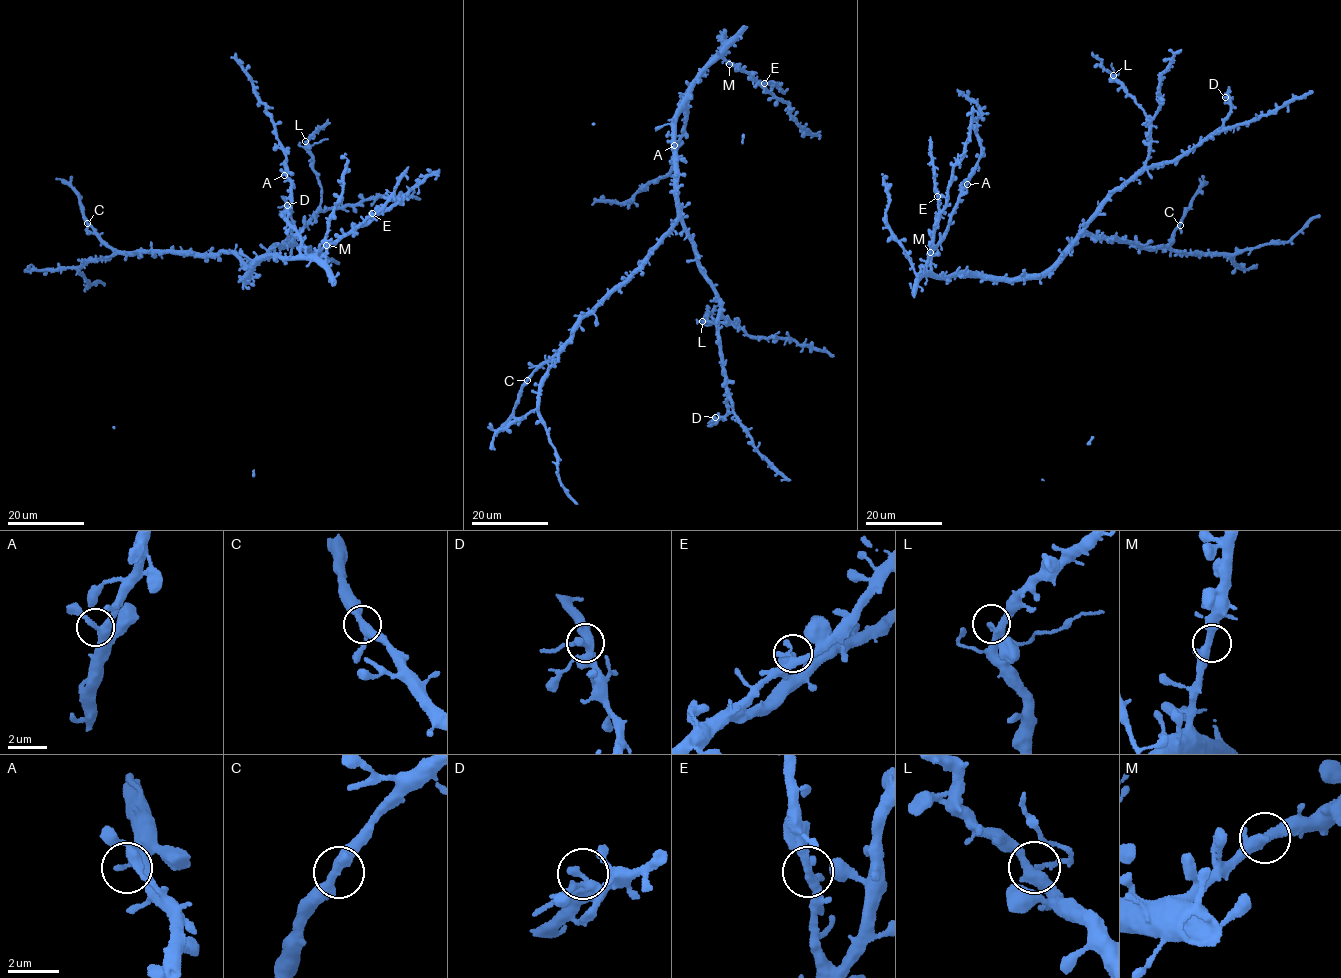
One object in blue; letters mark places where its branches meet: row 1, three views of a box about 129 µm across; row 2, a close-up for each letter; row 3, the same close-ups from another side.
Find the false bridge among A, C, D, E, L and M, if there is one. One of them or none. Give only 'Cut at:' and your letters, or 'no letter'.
Cut at: L

